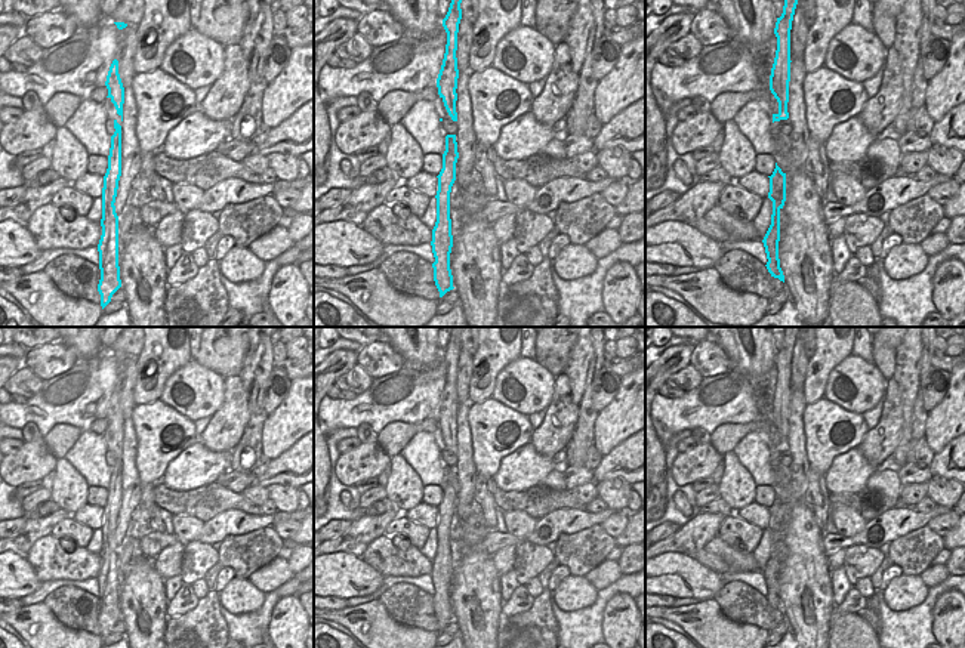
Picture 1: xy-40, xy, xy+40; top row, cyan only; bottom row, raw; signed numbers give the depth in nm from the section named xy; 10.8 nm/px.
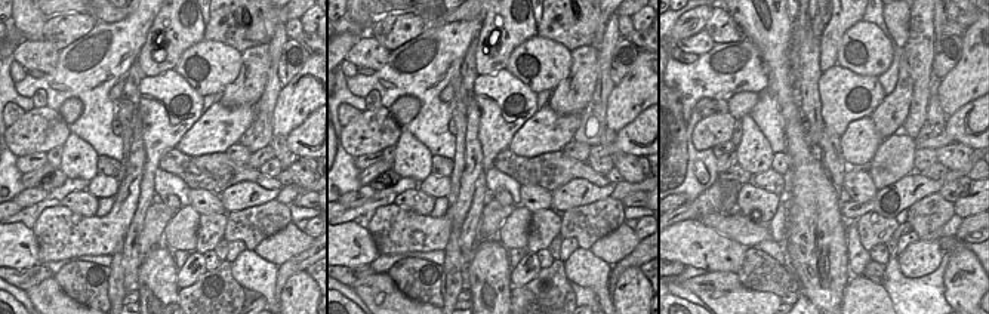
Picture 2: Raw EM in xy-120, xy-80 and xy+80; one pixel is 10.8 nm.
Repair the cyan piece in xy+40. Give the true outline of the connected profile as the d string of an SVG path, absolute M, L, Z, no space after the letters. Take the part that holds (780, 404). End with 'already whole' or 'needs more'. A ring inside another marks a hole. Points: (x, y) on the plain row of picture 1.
M784 327L783 345L777 349L774 365L777 382L770 407L770 422L779 433L779 444L773 454L787 451L789 413L790 413L790 361L799 327Z; already whole

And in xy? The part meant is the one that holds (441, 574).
M456 466L445 468L445 482L443 485L443 500L438 509L437 522L437 553L432 561L432 584L435 593L434 612L443 629L453 621L453 607L450 601L450 584L453 578L451 550L450 550L450 524L456 512L456 494L459 490Z; already whole

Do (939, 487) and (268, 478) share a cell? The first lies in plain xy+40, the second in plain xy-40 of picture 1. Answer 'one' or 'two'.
two

